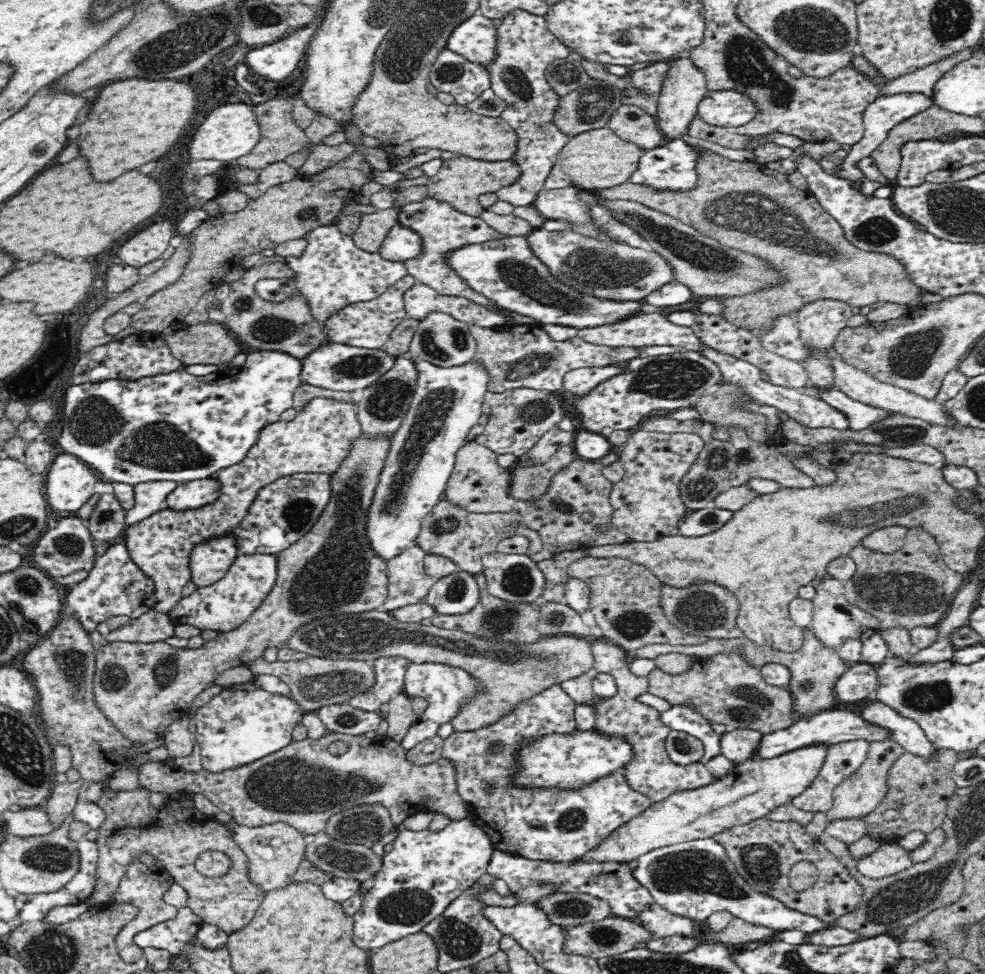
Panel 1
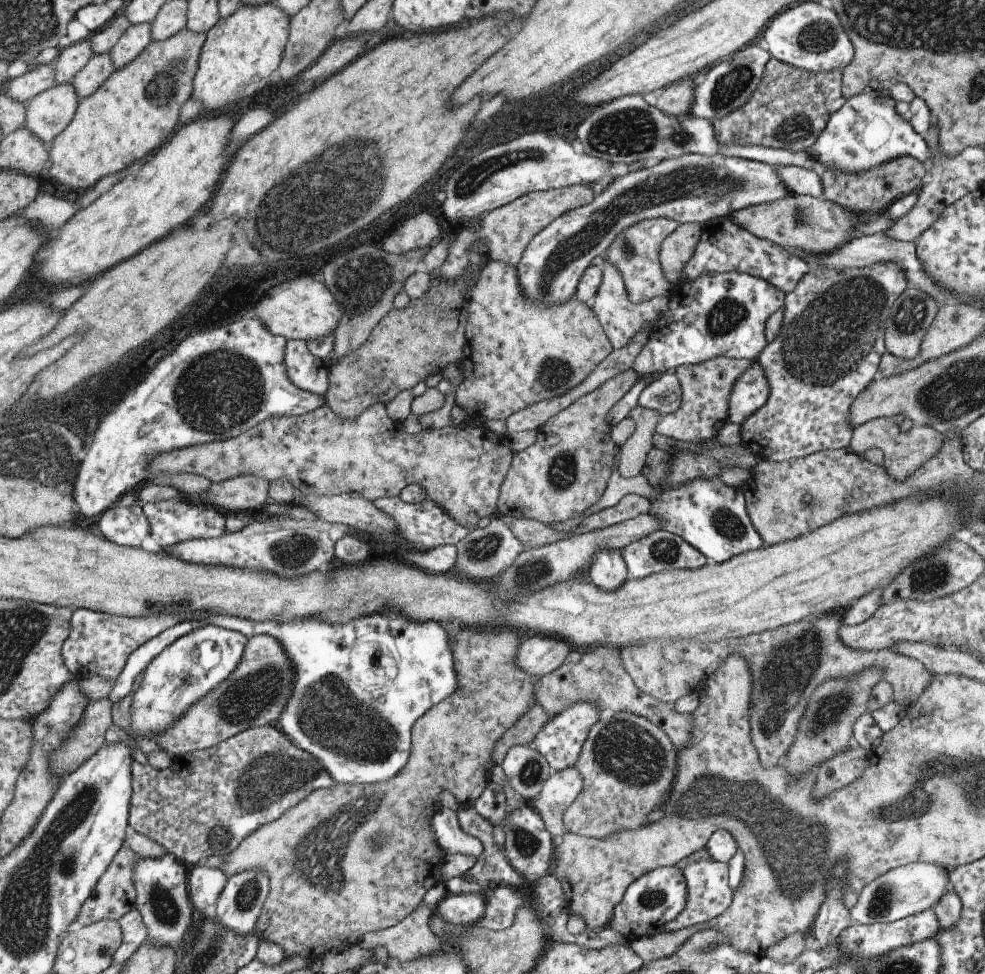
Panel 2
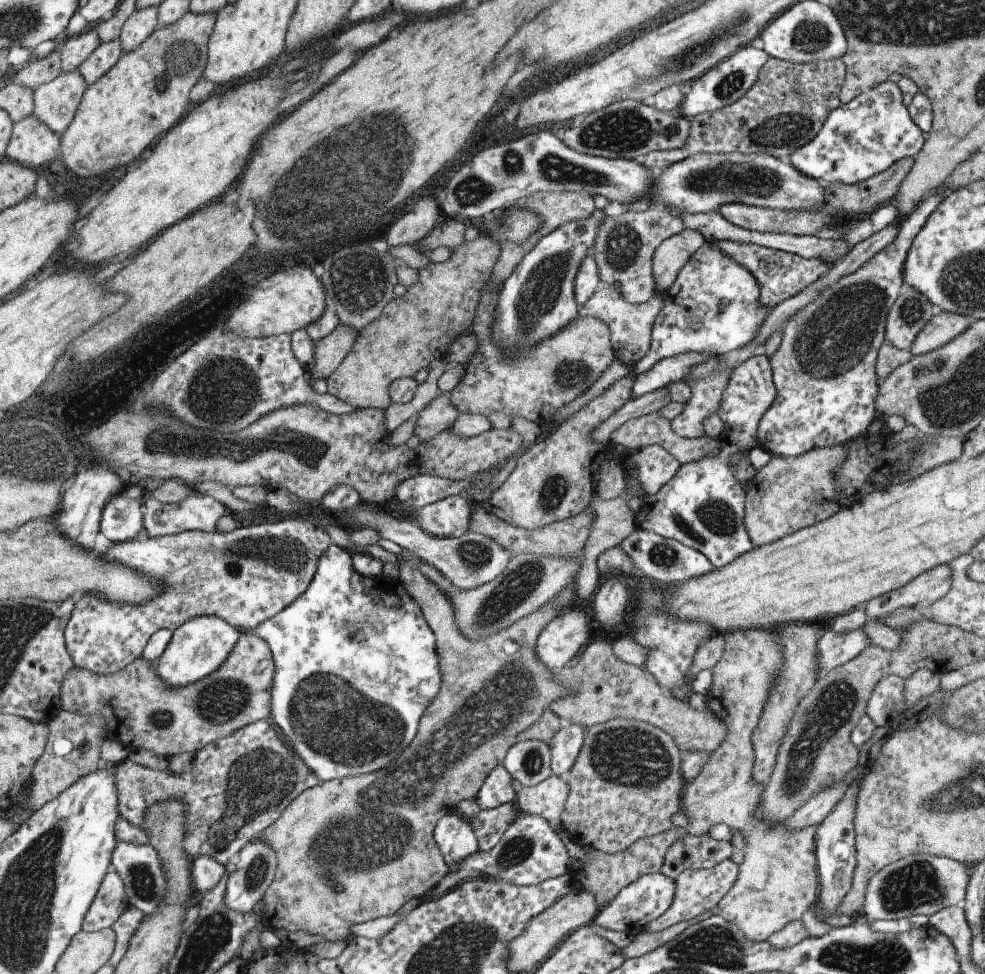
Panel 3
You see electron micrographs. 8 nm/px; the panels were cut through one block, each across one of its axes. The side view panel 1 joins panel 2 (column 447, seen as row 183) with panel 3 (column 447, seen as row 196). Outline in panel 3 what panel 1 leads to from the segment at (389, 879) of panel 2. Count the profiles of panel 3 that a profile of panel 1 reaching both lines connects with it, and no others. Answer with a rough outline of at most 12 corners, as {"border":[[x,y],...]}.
{"border":[[408,549],[440,690],[392,766],[326,780],[261,841],[263,926],[352,940],[428,896],[433,835],[568,687],[539,634],[483,641]]}

